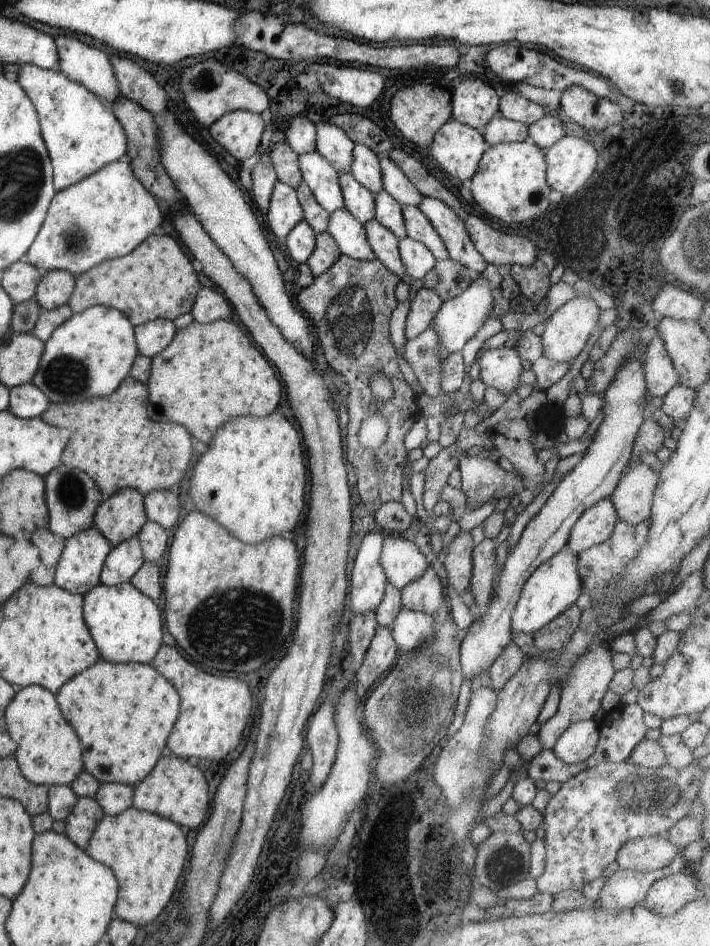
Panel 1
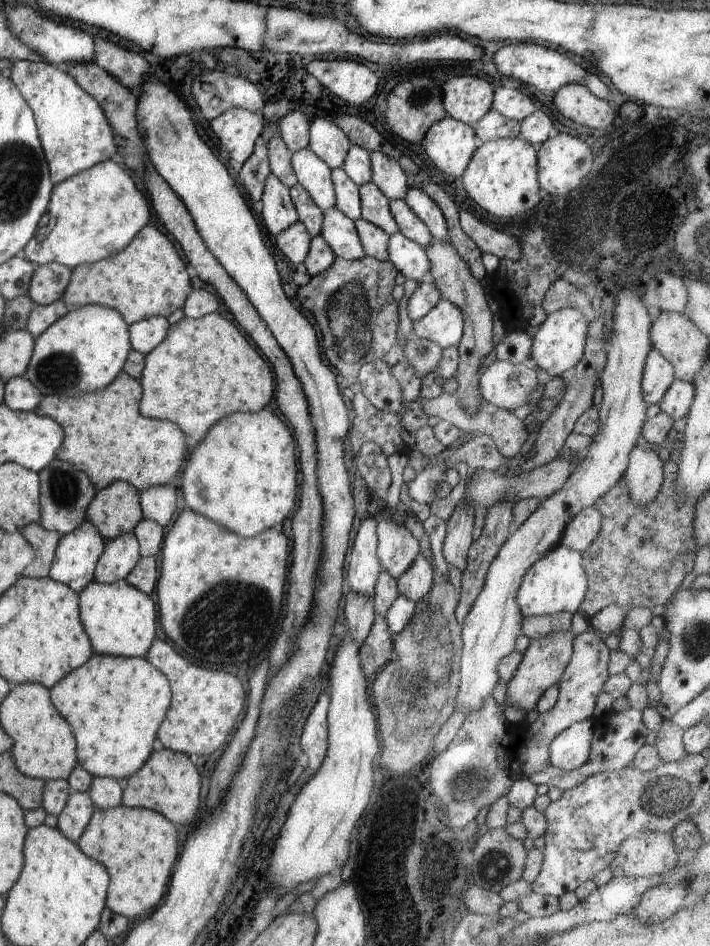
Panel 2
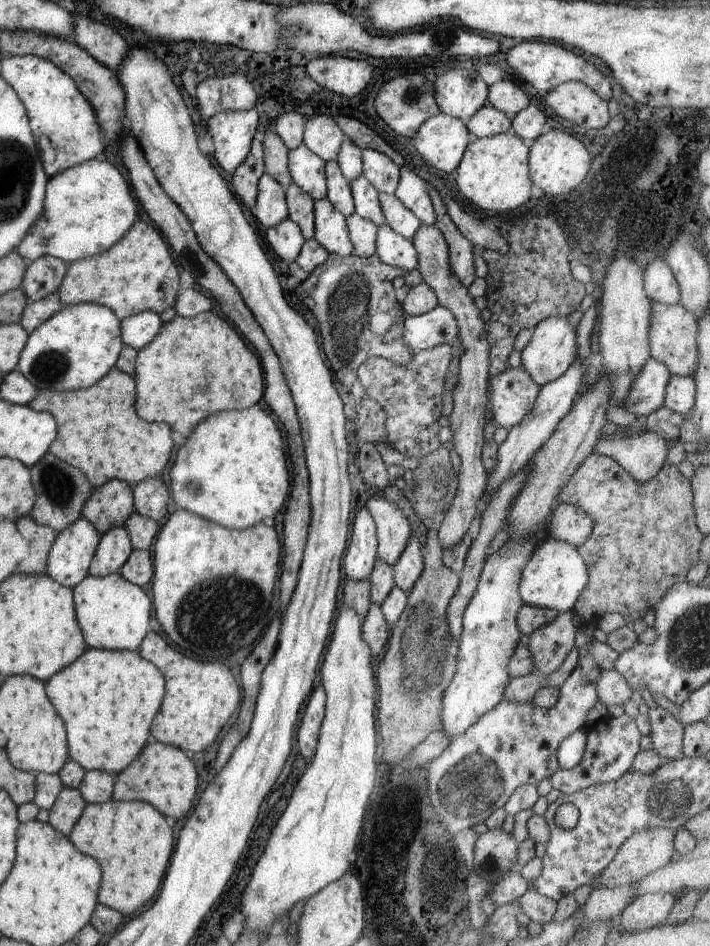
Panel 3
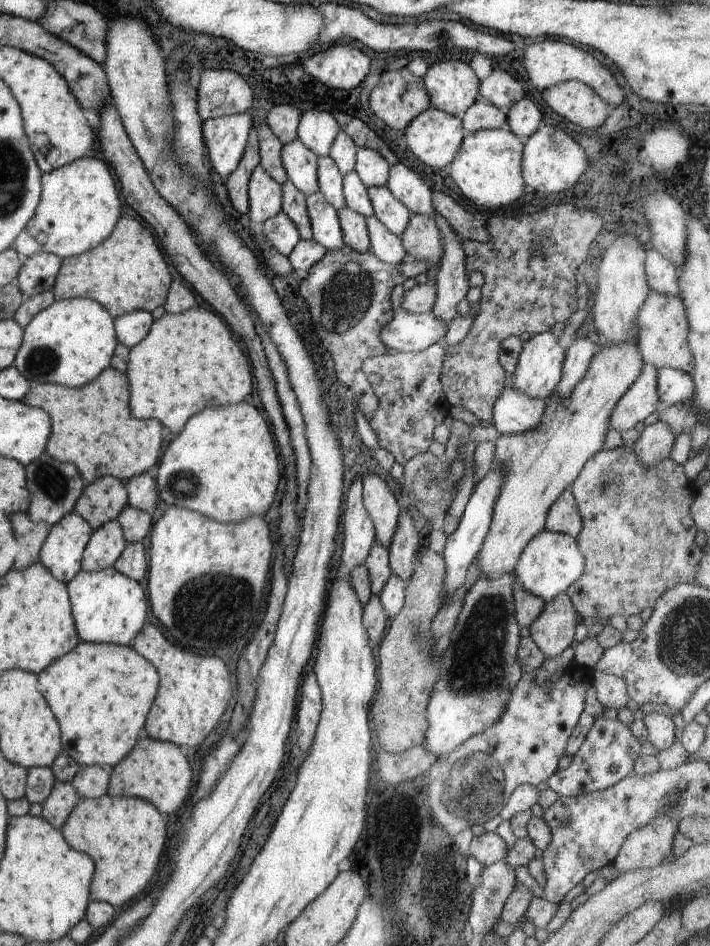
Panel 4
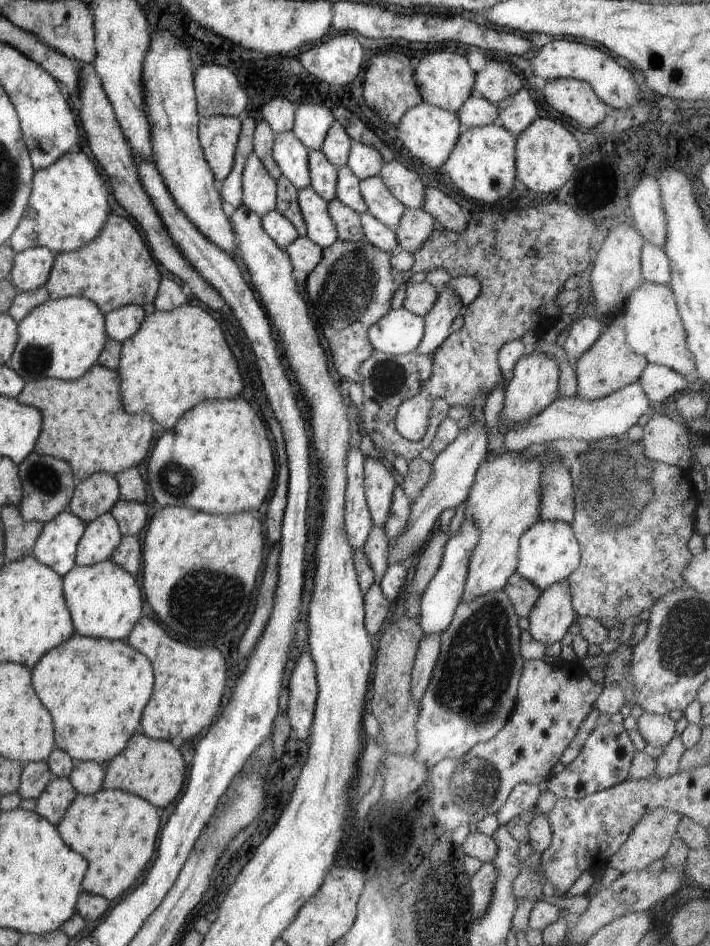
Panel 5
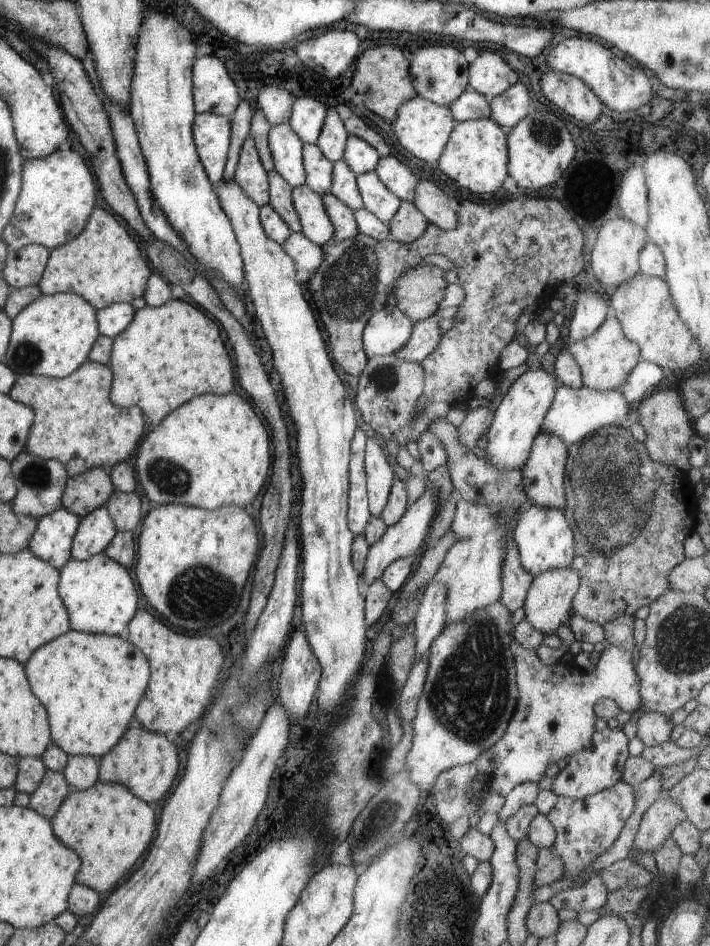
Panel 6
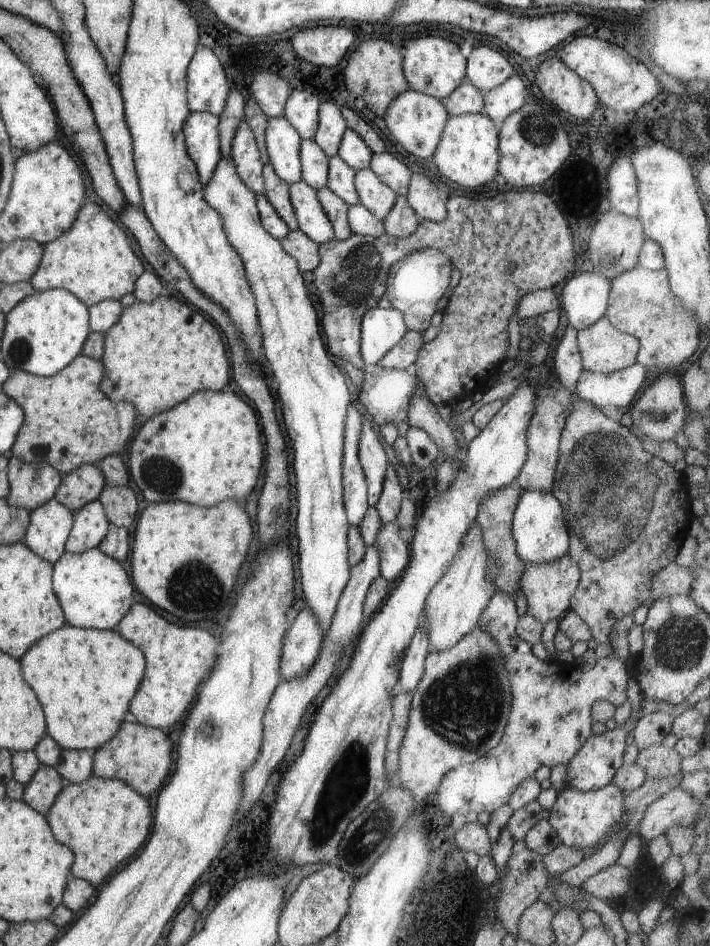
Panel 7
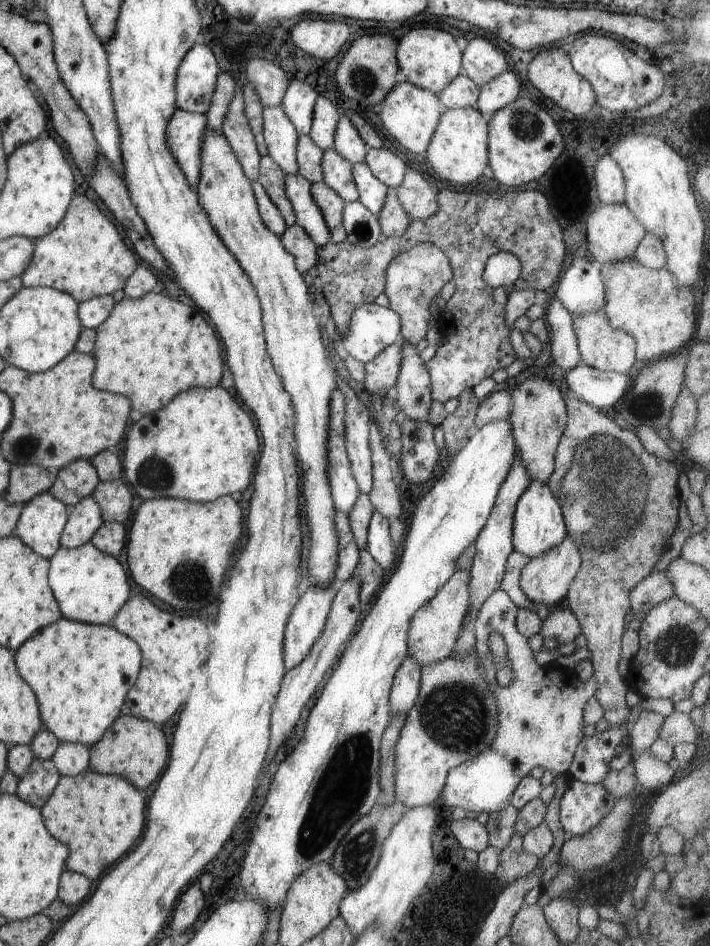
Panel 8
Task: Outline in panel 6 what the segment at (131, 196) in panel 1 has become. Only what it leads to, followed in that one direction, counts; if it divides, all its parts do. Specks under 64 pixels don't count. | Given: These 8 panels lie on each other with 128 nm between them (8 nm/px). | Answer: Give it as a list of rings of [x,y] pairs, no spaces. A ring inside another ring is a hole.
[[[65,145],[41,159],[25,159],[22,184],[10,222],[1,238],[15,251],[27,244],[41,244],[52,250],[72,240],[86,226],[96,204],[96,182],[81,154]]]

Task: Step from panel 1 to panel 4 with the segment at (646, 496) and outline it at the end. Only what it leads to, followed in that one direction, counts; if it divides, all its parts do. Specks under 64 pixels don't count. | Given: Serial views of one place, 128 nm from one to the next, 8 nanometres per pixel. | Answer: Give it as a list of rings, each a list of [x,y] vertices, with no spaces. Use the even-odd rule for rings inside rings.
[[[664,422],[646,425],[638,440],[631,446],[639,461],[649,467],[668,459],[673,451],[676,433]]]

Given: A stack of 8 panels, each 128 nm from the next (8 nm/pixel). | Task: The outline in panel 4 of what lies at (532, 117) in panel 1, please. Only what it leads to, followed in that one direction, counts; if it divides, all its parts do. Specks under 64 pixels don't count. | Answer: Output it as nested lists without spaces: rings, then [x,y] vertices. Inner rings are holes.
[[[494,66],[492,73],[480,81],[478,96],[507,114],[507,110],[524,97],[524,90],[514,76]]]

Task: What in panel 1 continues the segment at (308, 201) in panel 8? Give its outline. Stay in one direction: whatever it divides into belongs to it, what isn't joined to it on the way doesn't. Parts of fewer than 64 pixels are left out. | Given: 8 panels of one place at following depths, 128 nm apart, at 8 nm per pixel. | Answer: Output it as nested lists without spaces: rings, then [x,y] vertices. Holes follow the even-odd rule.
[[[346,208],[329,214],[326,232],[334,238],[342,255],[359,261],[376,259],[367,241],[363,224],[356,220]]]

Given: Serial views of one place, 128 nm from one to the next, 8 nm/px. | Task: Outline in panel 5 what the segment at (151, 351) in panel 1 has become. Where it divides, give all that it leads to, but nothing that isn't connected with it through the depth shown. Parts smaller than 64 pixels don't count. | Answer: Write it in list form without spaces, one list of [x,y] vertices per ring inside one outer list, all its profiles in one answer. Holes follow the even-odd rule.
[[[126,305],[105,313],[106,334],[121,343],[139,329],[144,317],[145,310],[136,305]]]

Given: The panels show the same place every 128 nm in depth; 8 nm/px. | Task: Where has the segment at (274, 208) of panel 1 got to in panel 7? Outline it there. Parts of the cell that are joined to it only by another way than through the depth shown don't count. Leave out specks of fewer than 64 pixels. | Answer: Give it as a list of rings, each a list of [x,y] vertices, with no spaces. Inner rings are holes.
[[[242,120],[234,142],[232,142],[232,163],[240,179],[256,196],[264,195],[265,183],[263,164],[258,146],[250,126]]]

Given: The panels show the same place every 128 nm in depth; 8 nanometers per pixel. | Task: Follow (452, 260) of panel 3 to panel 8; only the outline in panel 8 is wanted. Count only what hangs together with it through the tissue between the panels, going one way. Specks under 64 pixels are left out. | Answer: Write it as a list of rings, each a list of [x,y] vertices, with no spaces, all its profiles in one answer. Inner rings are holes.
[[[400,336],[394,344],[382,350],[374,360],[365,365],[366,378],[364,390],[370,392],[372,398],[384,392],[391,393],[398,380],[402,368],[402,346],[406,338]]]

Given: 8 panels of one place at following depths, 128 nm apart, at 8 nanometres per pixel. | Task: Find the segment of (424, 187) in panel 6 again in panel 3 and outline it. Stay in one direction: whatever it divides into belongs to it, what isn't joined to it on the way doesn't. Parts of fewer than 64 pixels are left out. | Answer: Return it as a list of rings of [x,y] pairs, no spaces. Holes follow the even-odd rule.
[[[445,195],[442,200],[456,228],[475,248],[490,249],[501,253],[506,252],[508,244],[500,234],[488,228],[486,224],[482,223],[482,220],[474,218],[468,212],[462,210],[456,200],[449,195]]]

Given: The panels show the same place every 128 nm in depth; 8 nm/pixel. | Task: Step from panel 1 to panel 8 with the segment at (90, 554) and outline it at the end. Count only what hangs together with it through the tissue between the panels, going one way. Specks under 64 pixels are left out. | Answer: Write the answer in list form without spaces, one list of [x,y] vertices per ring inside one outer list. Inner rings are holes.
[[[44,492],[24,505],[15,537],[19,537],[38,556],[50,559],[62,548],[60,538],[69,512],[70,508]]]

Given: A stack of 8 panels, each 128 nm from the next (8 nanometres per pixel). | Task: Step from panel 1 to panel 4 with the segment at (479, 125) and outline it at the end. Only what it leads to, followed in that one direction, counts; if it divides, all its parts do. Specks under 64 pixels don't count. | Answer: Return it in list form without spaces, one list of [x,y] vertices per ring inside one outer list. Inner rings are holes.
[[[460,60],[432,63],[423,77],[432,106],[457,117],[480,99],[480,81],[470,65]]]

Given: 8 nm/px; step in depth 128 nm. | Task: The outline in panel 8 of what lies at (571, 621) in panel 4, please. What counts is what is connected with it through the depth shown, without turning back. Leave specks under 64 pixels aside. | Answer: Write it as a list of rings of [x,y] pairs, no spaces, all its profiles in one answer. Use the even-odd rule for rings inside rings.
[[[570,532],[558,546],[554,546],[550,552],[544,552],[542,556],[536,556],[529,560],[521,573],[520,586],[530,602],[544,604],[547,608],[565,603],[566,594],[570,590],[572,580],[578,576],[578,570],[581,566],[581,556],[578,546]]]

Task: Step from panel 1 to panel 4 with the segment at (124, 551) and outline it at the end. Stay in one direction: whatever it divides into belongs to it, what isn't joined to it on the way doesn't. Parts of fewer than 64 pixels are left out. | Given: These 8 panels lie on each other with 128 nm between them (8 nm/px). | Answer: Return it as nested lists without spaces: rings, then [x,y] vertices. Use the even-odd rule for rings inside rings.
[[[118,519],[106,521],[94,529],[81,560],[81,570],[97,571],[113,566],[127,545]]]

